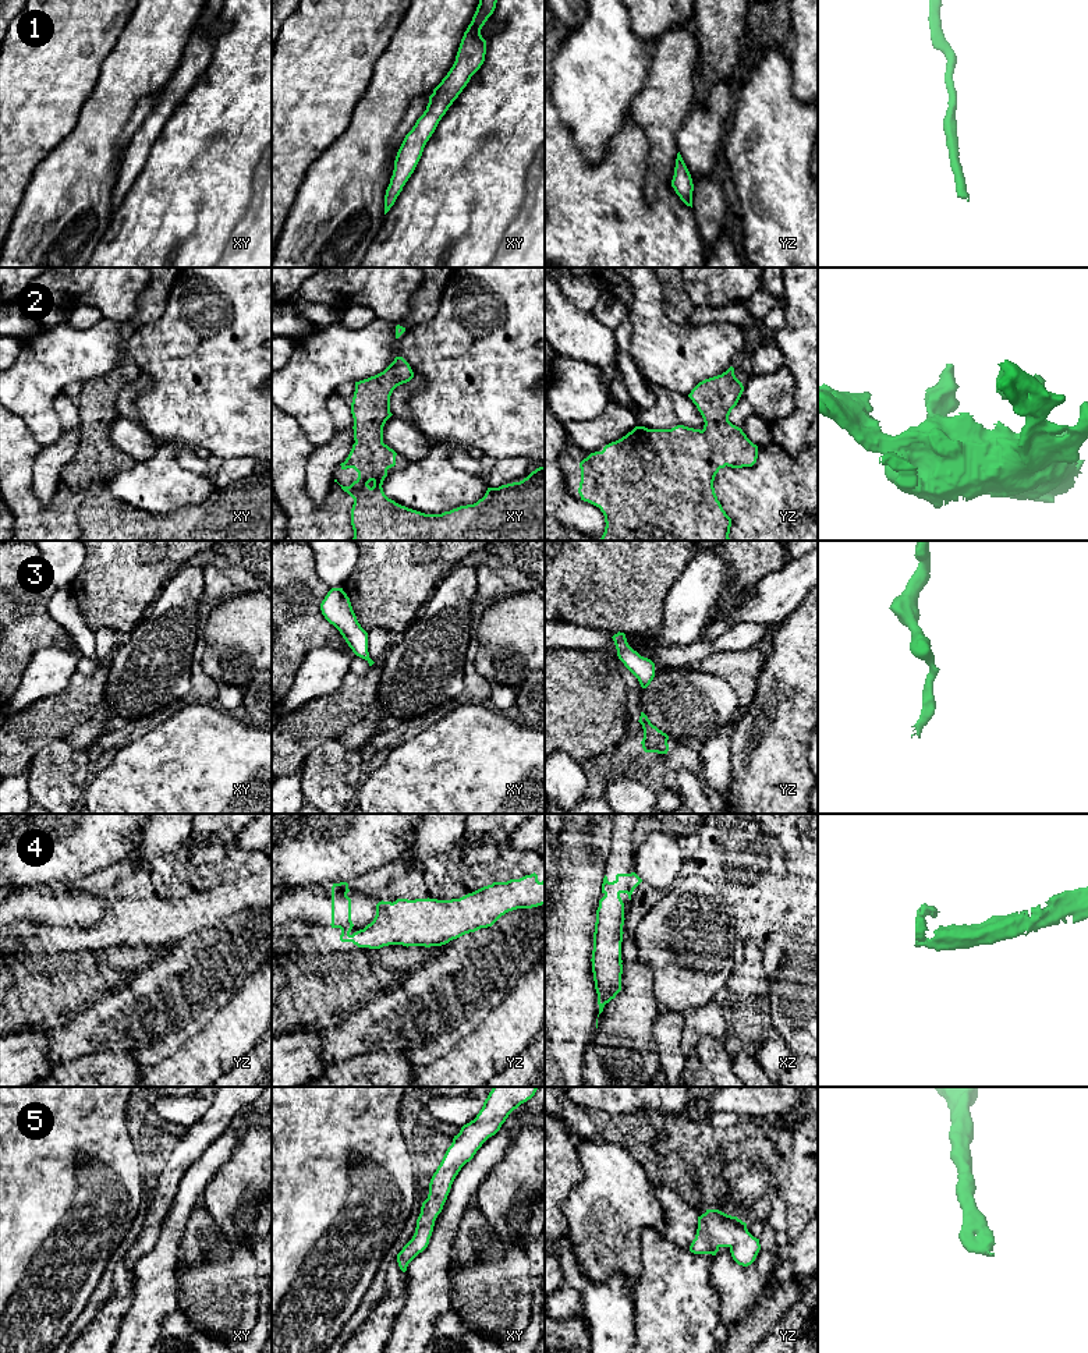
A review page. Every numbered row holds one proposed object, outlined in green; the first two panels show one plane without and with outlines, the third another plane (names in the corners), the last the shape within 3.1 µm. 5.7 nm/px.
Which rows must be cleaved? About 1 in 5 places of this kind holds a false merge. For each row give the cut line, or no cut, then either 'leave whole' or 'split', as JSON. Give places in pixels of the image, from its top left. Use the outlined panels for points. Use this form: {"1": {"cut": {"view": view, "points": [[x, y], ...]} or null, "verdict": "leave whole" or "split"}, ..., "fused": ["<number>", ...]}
{"1": {"cut": null, "verdict": "leave whole"}, "2": {"cut": null, "verdict": "leave whole"}, "3": {"cut": null, "verdict": "leave whole"}, "4": {"cut": null, "verdict": "leave whole"}, "5": {"cut": null, "verdict": "leave whole"}, "fused": []}

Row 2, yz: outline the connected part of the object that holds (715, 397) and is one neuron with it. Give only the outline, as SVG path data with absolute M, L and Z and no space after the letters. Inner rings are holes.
M730 366L722 375L699 382L688 394L704 418L702 431L684 425L671 429L635 426L621 439L606 444L602 451L591 453L580 463L581 500L599 507L605 516L606 527L600 541L730 541L731 518L717 500L713 481L720 468L752 467L758 458L758 446L729 421L743 392L744 386Z

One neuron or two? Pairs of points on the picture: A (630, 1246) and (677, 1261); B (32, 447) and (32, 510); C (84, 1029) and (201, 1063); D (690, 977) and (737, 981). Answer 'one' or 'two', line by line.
A: two
B: one
C: two
D: two

